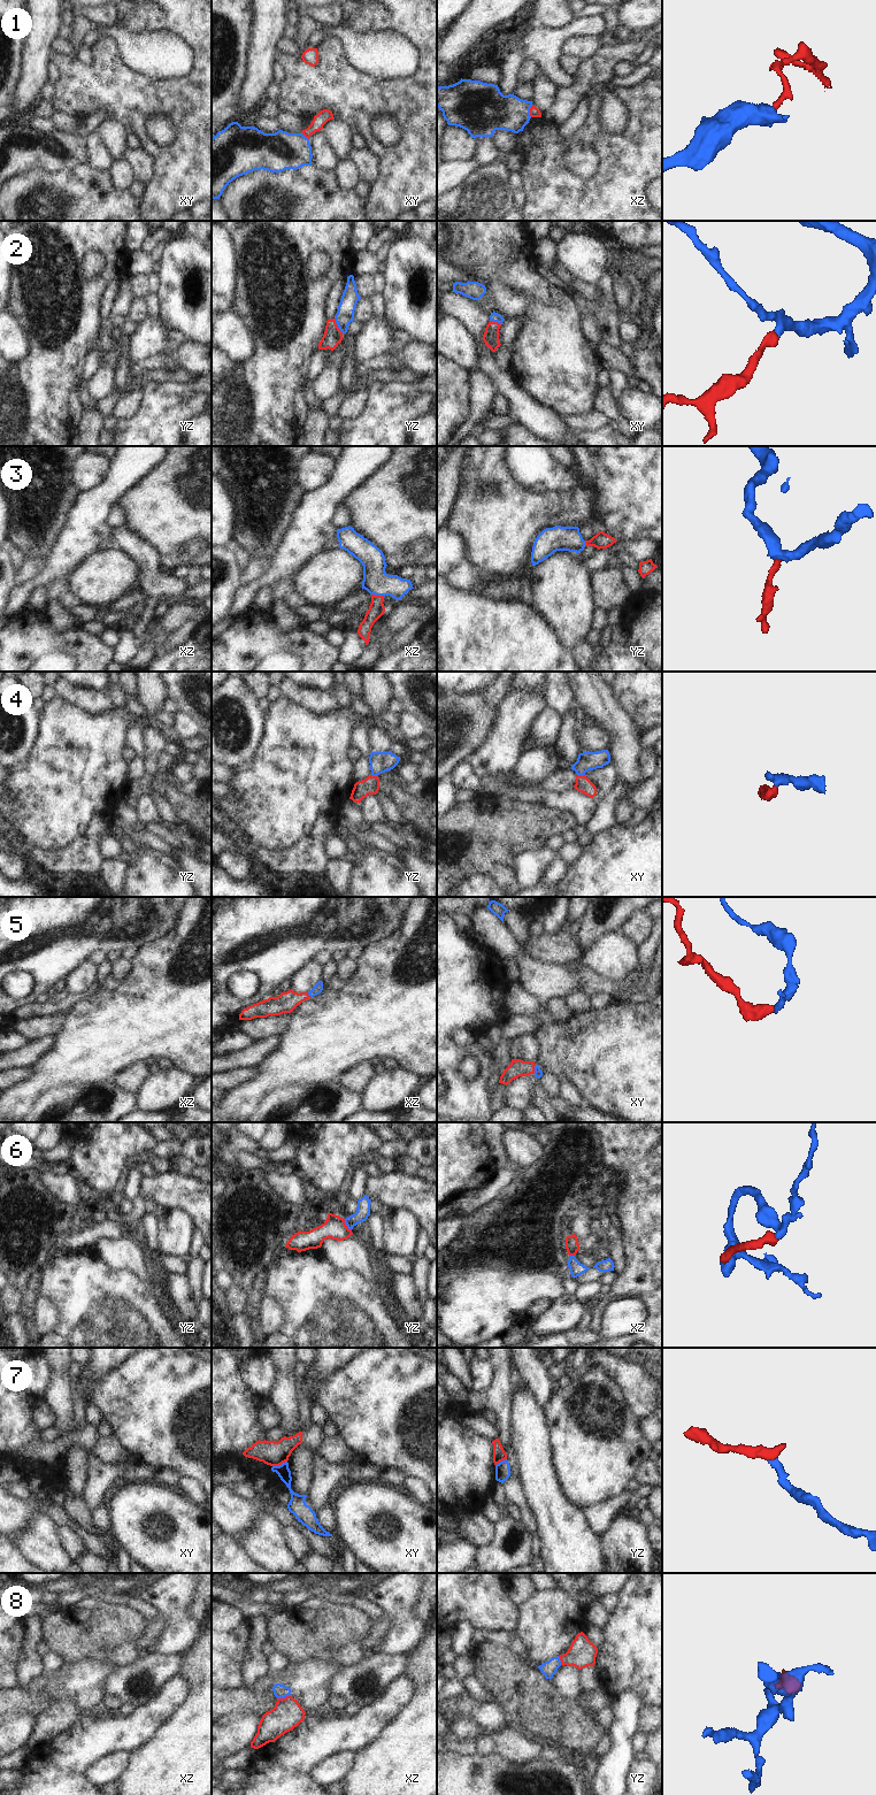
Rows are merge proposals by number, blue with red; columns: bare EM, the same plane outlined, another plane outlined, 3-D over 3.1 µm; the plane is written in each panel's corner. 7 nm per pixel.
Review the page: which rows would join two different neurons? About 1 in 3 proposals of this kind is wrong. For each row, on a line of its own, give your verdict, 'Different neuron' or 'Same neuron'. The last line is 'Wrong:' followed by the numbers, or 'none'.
1: Different neuron
2: Same neuron
3: Same neuron
4: Same neuron
5: Same neuron
6: Same neuron
7: Different neuron
8: Same neuron
Wrong: 1, 7.

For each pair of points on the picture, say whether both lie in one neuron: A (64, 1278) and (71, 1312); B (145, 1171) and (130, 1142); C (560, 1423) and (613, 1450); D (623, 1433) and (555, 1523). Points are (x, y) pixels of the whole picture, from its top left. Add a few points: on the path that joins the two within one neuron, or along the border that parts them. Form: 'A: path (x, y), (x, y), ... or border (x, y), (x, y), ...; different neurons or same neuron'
A: path (71, 1286), (71, 1304); same neuron
B: border (131, 1156), (136, 1158); different neurons
C: path (573, 1423), (586, 1436), (592, 1436), (600, 1444); same neuron
D: border (556, 1478), (563, 1494), (583, 1510); different neurons

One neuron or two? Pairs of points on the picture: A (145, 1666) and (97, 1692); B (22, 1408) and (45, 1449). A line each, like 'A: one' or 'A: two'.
A: two
B: two

